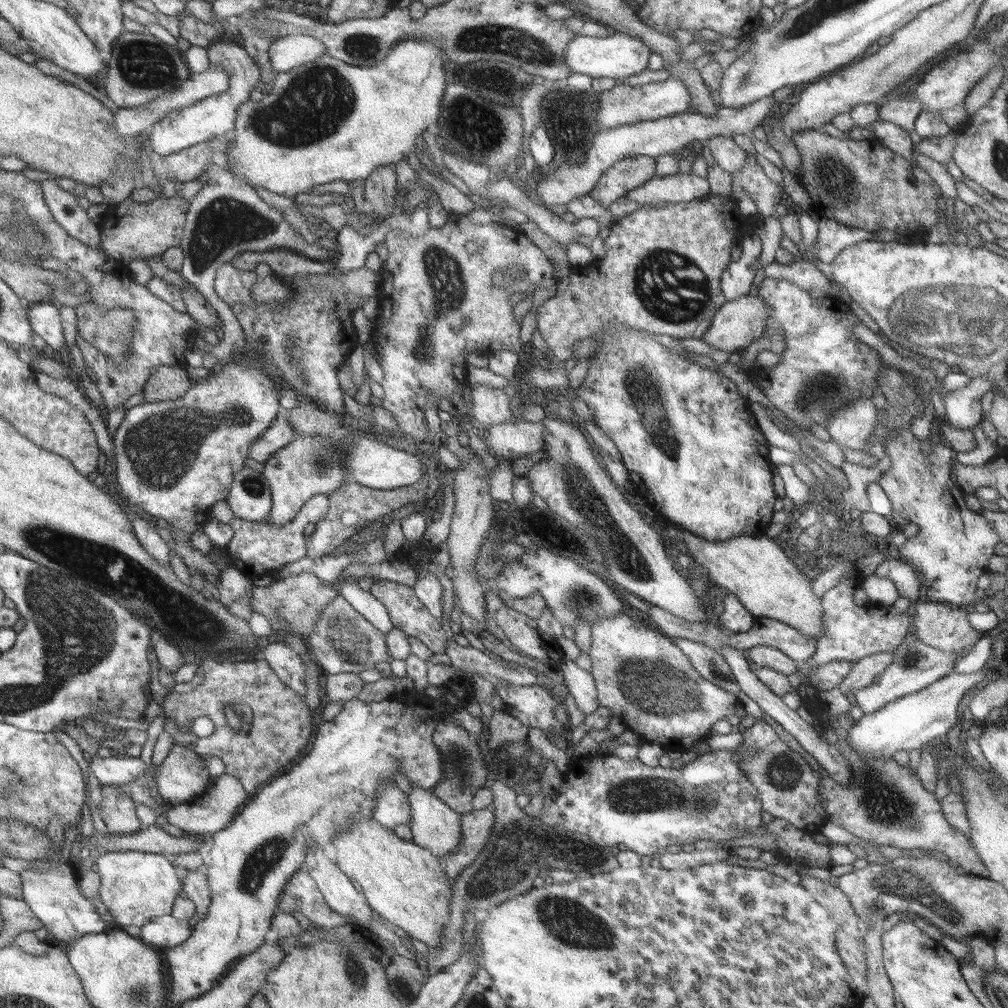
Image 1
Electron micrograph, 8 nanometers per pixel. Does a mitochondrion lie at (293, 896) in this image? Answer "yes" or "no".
yes

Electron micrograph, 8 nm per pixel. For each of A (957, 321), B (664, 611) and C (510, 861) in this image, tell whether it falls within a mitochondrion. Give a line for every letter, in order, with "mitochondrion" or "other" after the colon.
A: mitochondrion
B: other
C: mitochondrion

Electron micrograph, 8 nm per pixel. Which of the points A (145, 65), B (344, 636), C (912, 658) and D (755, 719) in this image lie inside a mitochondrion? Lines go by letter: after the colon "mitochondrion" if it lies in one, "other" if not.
A: mitochondrion
B: mitochondrion
C: mitochondrion
D: other

